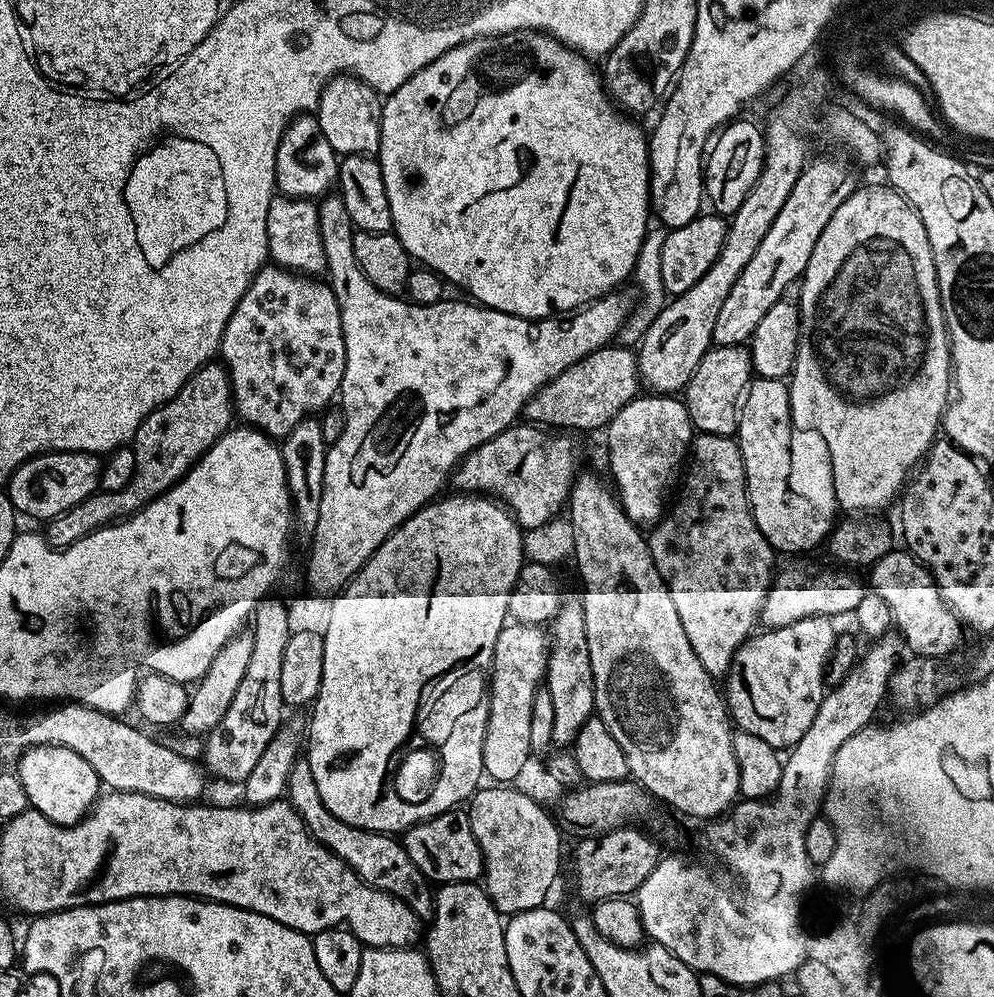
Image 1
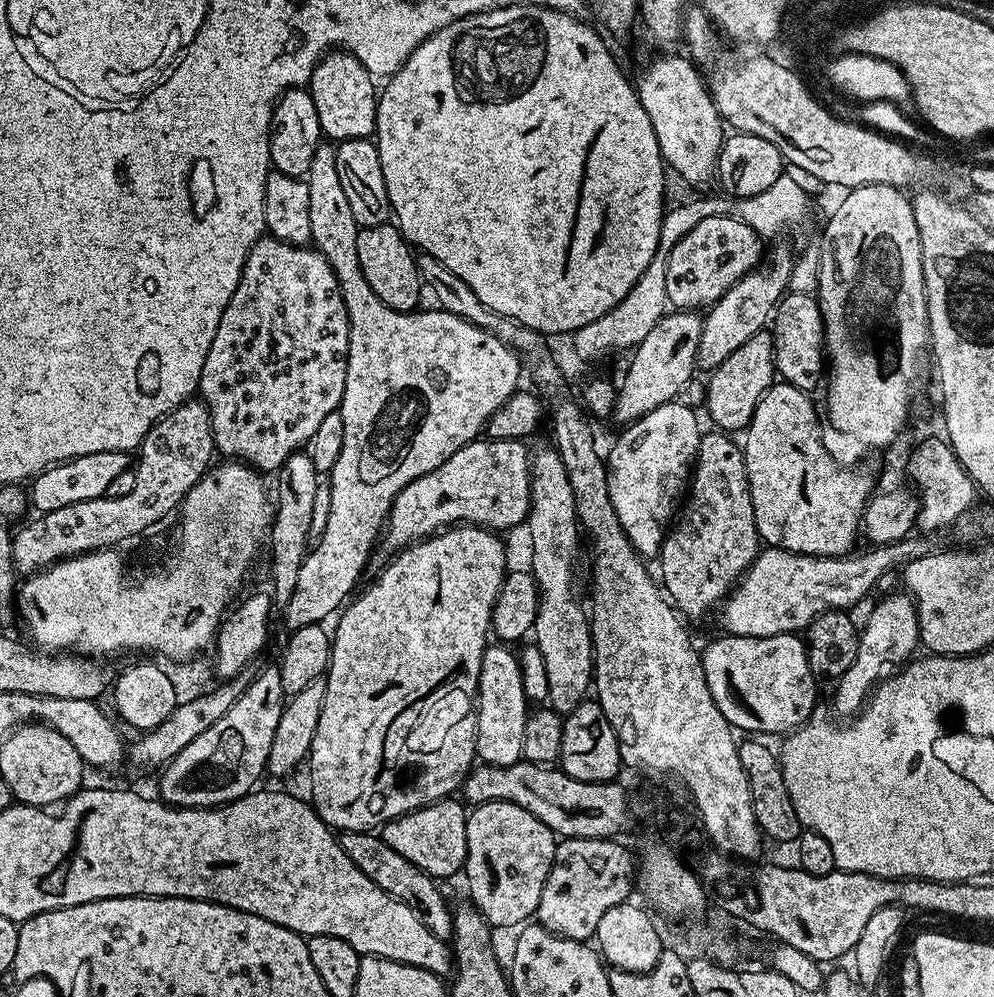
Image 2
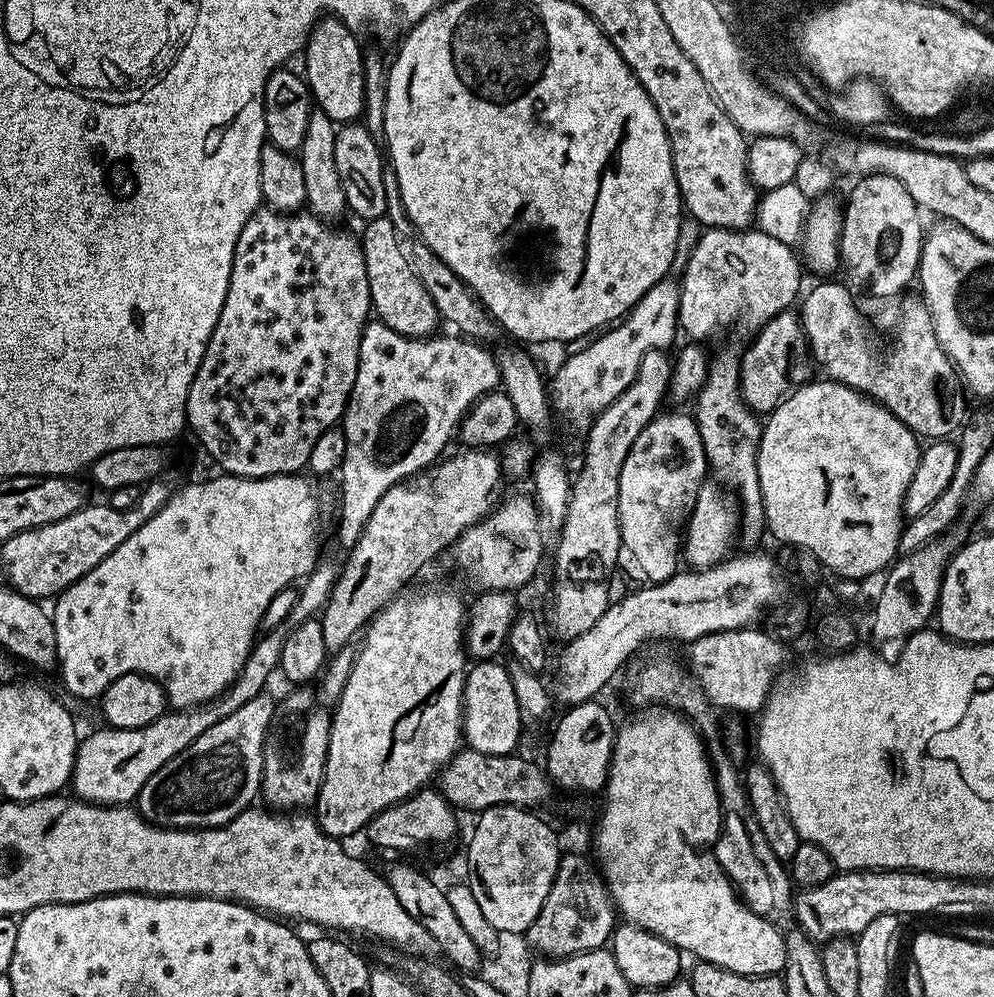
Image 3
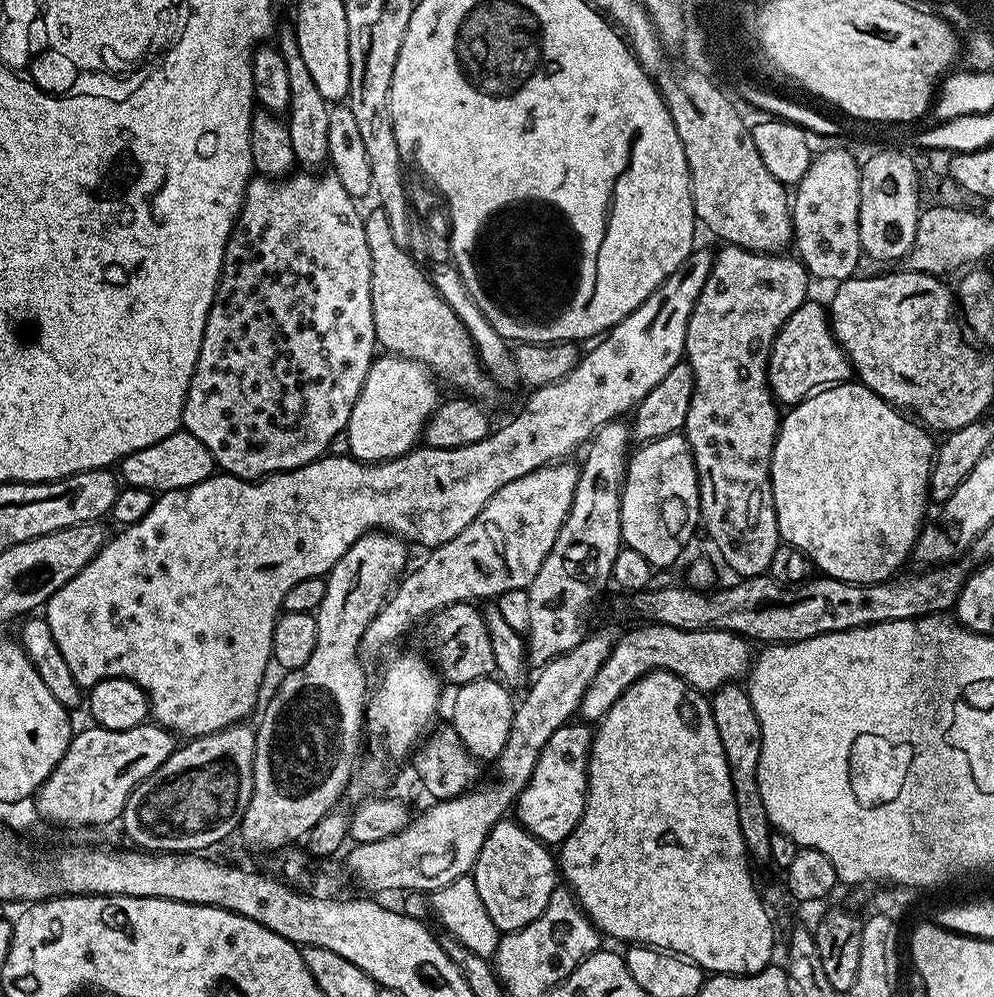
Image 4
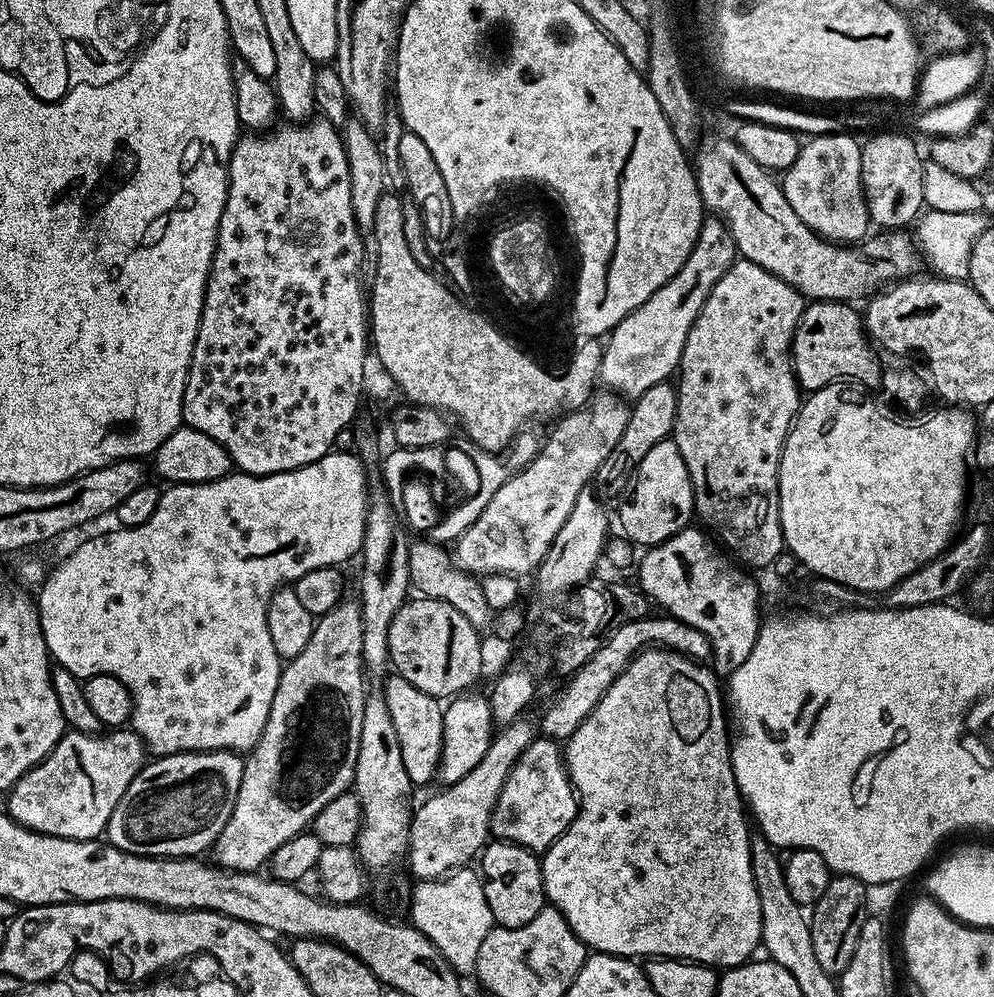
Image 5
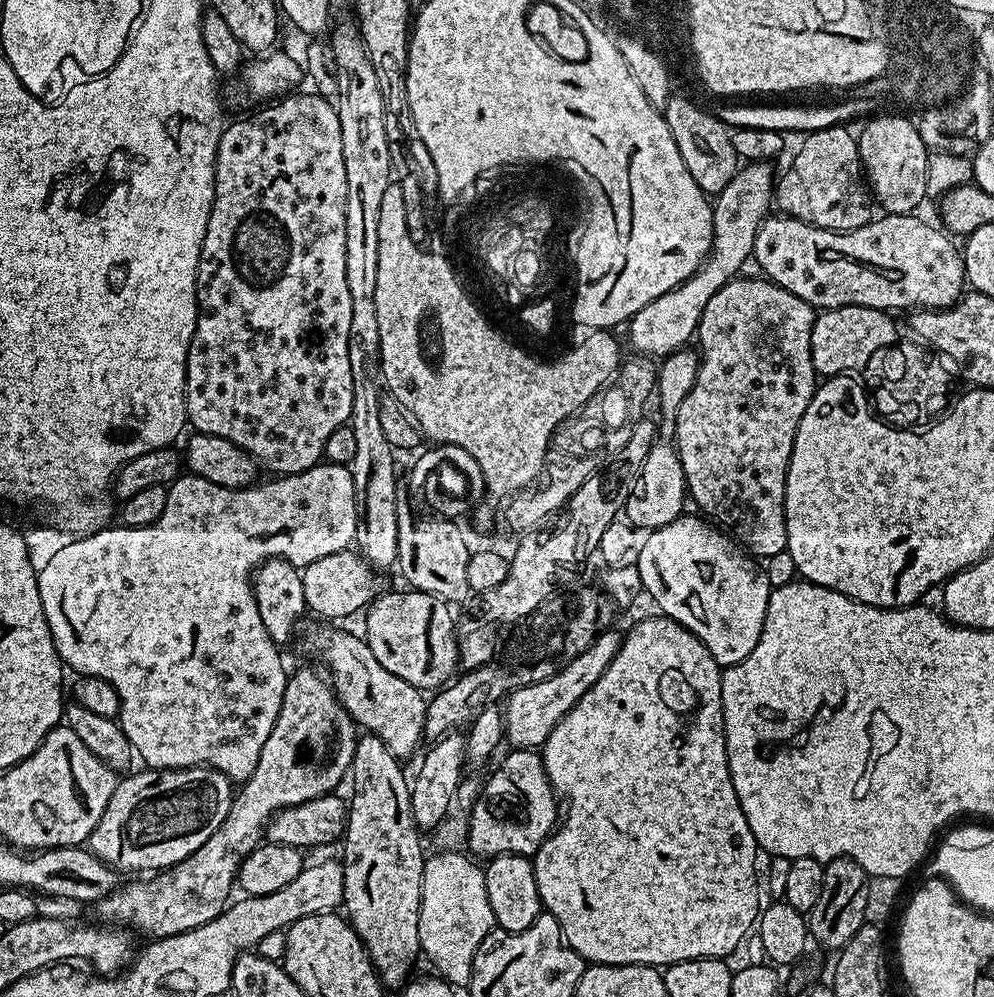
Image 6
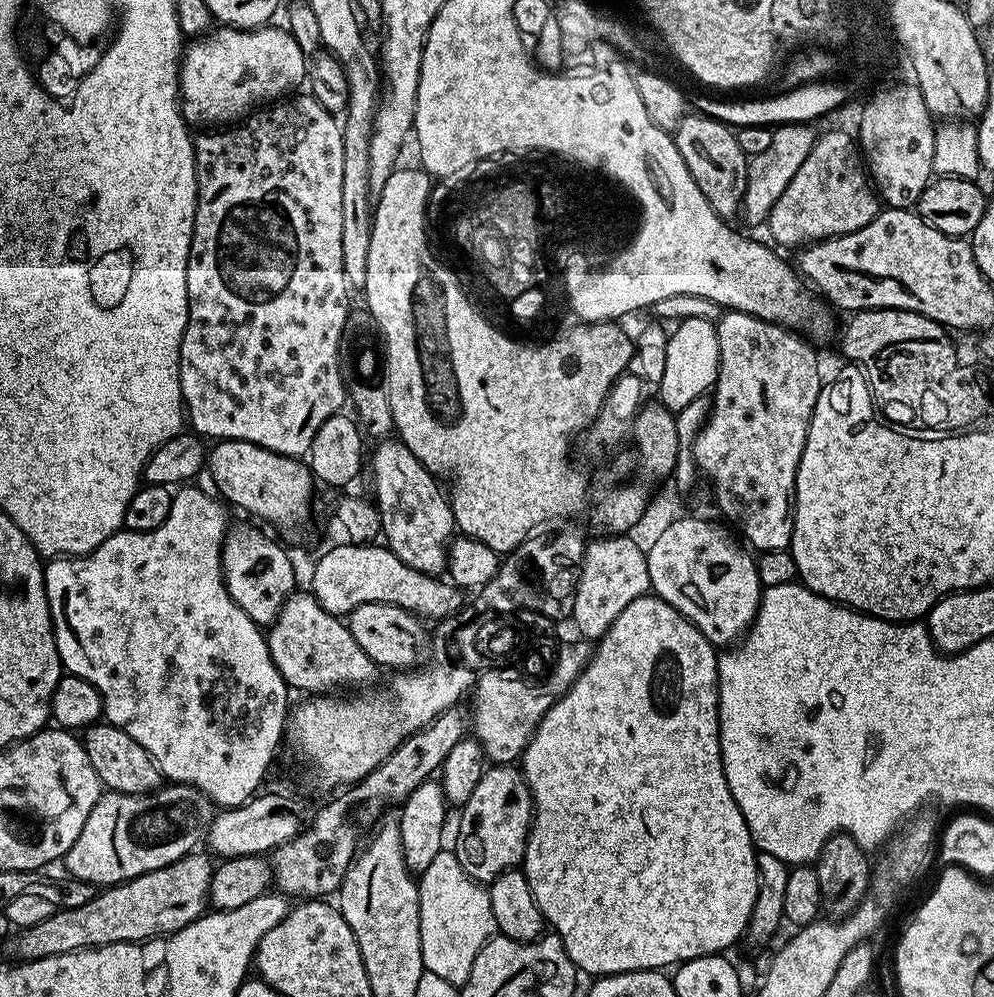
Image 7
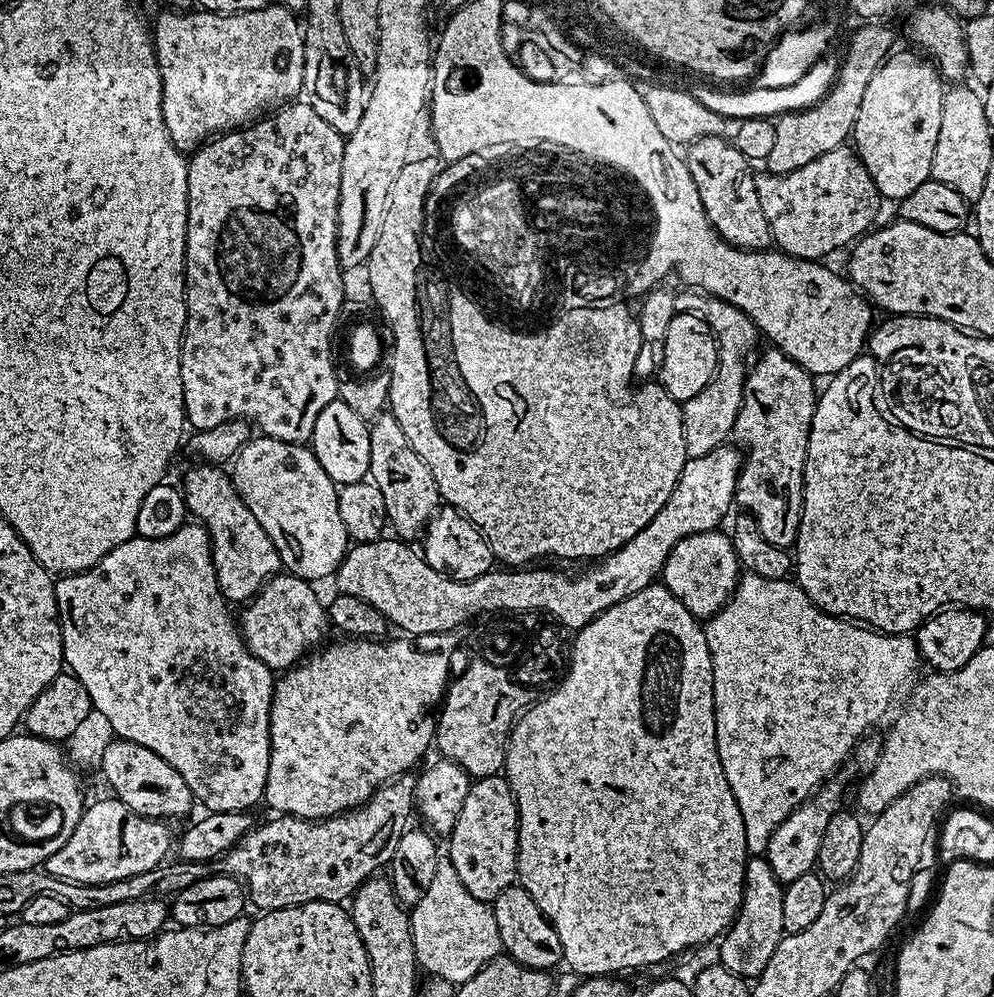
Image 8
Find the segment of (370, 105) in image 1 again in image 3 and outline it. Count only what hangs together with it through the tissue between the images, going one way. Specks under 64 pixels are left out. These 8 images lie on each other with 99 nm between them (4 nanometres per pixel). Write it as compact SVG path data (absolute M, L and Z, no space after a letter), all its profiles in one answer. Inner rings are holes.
M325 15L312 28L304 45L303 75L308 82L315 107L325 112L337 125L356 122L364 115L364 53L357 33L352 32L335 16Z

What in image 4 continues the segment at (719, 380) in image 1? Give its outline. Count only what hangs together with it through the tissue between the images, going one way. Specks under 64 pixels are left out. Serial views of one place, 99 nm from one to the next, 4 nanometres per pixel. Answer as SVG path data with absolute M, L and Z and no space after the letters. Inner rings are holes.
M815 299L804 301L780 327L768 356L768 386L784 406L799 404L812 392L833 384L847 383L853 377L852 365L832 336L827 309Z

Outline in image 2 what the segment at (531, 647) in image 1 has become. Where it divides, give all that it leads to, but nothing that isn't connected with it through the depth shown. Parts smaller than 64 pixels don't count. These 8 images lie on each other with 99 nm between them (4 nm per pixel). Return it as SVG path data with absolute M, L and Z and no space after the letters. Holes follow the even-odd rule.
M500 642L489 643L488 647L484 649L484 657L482 658L482 670L480 671L480 690L475 697L474 703L476 706L476 755L483 763L493 764L494 766L510 766L517 764L523 757L523 730L527 724L528 715L530 713L530 701L524 697L522 690L522 674L520 673L520 661L515 651L511 652L511 647L505 646Z

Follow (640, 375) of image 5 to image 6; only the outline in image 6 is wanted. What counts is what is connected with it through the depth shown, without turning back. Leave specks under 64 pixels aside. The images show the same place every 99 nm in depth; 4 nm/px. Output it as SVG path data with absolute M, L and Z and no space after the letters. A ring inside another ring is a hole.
M748 162L737 167L734 178L720 192L715 193L712 204L712 248L704 265L673 292L654 298L632 317L628 328L628 340L633 353L644 358L665 358L683 349L695 337L700 319L706 310L706 302L722 290L728 281L741 275L740 267L749 263L754 250L754 238L762 222L770 215L774 204L773 165L768 162Z

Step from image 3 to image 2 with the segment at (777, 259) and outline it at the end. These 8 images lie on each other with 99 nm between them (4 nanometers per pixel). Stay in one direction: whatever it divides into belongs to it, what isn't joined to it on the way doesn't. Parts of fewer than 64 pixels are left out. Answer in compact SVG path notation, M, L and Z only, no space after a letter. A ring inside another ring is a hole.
M732 216L704 218L670 251L666 269L669 305L676 310L707 309L761 263L764 246L754 229Z

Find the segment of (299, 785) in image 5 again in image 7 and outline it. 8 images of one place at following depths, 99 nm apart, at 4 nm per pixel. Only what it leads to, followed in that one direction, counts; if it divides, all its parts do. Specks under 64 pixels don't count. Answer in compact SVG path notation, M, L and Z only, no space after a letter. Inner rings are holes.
M189 854L158 870L150 870L133 880L105 887L86 906L60 908L46 922L21 928L3 941L2 948L16 962L50 958L83 948L107 944L135 944L182 930L205 915L210 904L214 864L204 856Z

